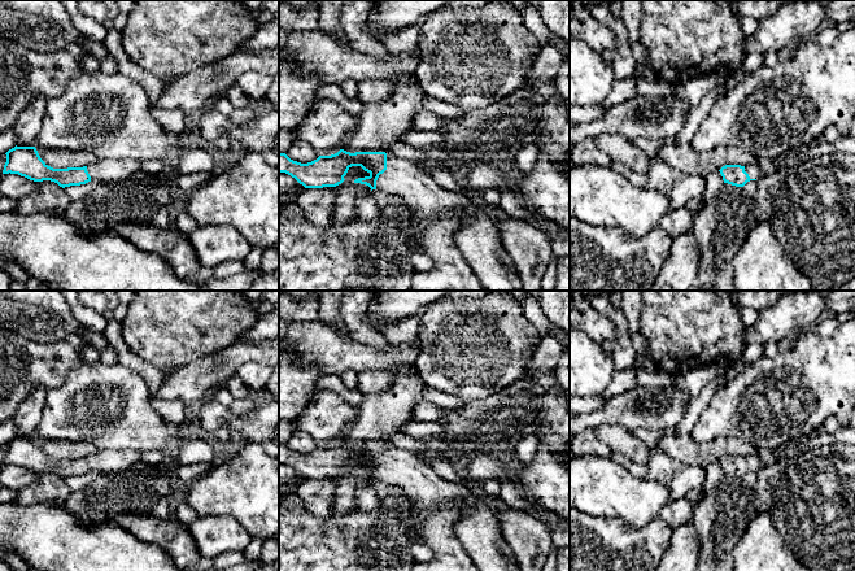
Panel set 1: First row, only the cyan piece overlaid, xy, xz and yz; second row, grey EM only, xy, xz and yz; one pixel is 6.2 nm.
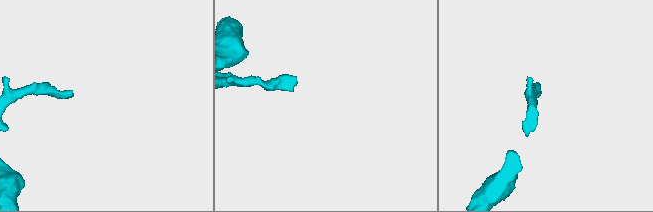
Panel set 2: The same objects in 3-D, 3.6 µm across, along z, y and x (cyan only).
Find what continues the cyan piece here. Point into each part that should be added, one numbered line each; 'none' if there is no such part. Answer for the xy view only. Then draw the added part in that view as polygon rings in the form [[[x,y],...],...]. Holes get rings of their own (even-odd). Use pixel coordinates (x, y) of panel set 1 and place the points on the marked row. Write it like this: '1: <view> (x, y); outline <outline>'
1: xy (110, 170); outline [[[105,158],[96,160],[93,164],[87,166],[87,171],[91,180],[114,183],[118,180],[127,180],[132,175],[141,171],[139,160],[131,158]]]

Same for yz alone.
1: yz (754, 171); outline [[[758,162],[746,165],[745,171],[749,174],[750,179],[758,180],[762,176],[762,170]]]

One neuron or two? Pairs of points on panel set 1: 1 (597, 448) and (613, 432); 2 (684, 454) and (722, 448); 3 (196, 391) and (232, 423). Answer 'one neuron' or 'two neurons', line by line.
1: two neurons
2: one neuron
3: two neurons

